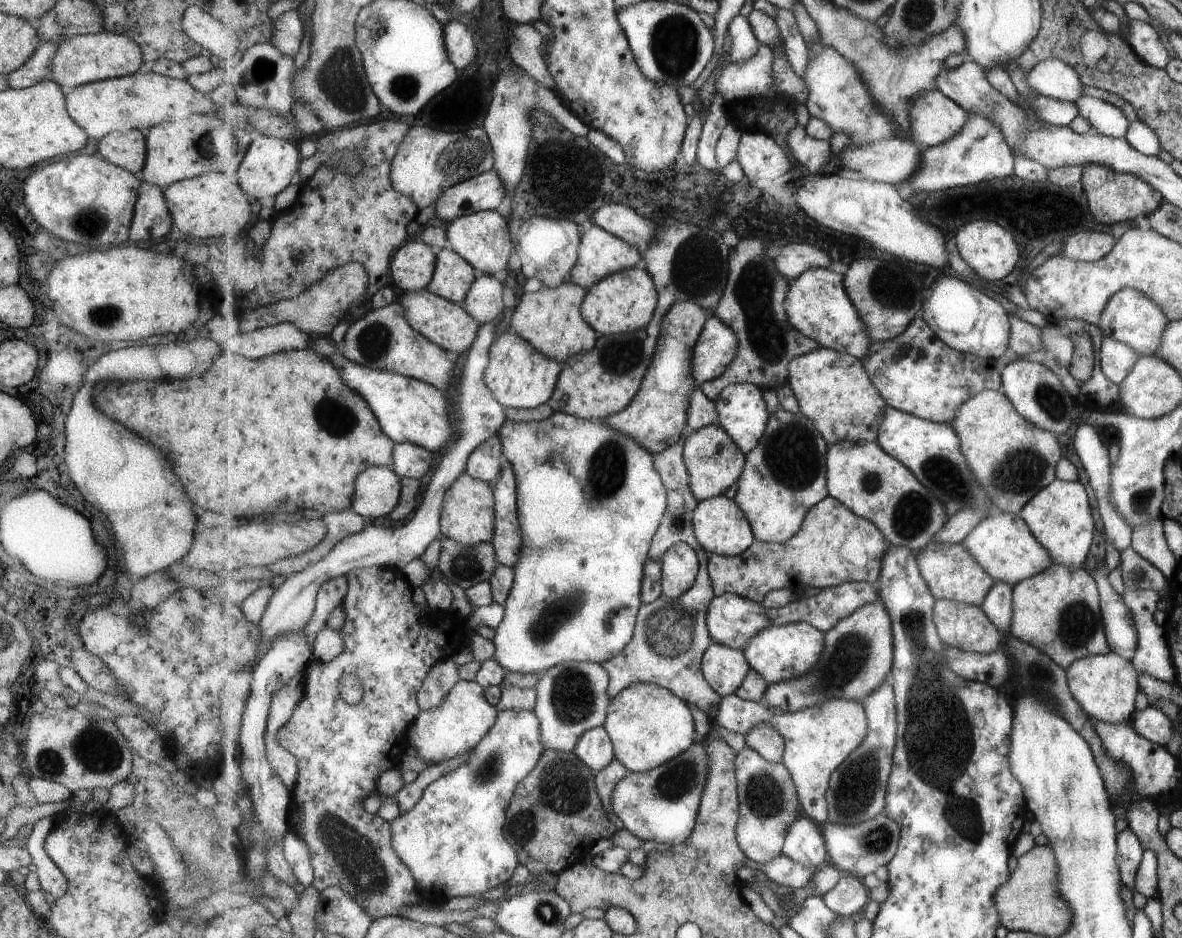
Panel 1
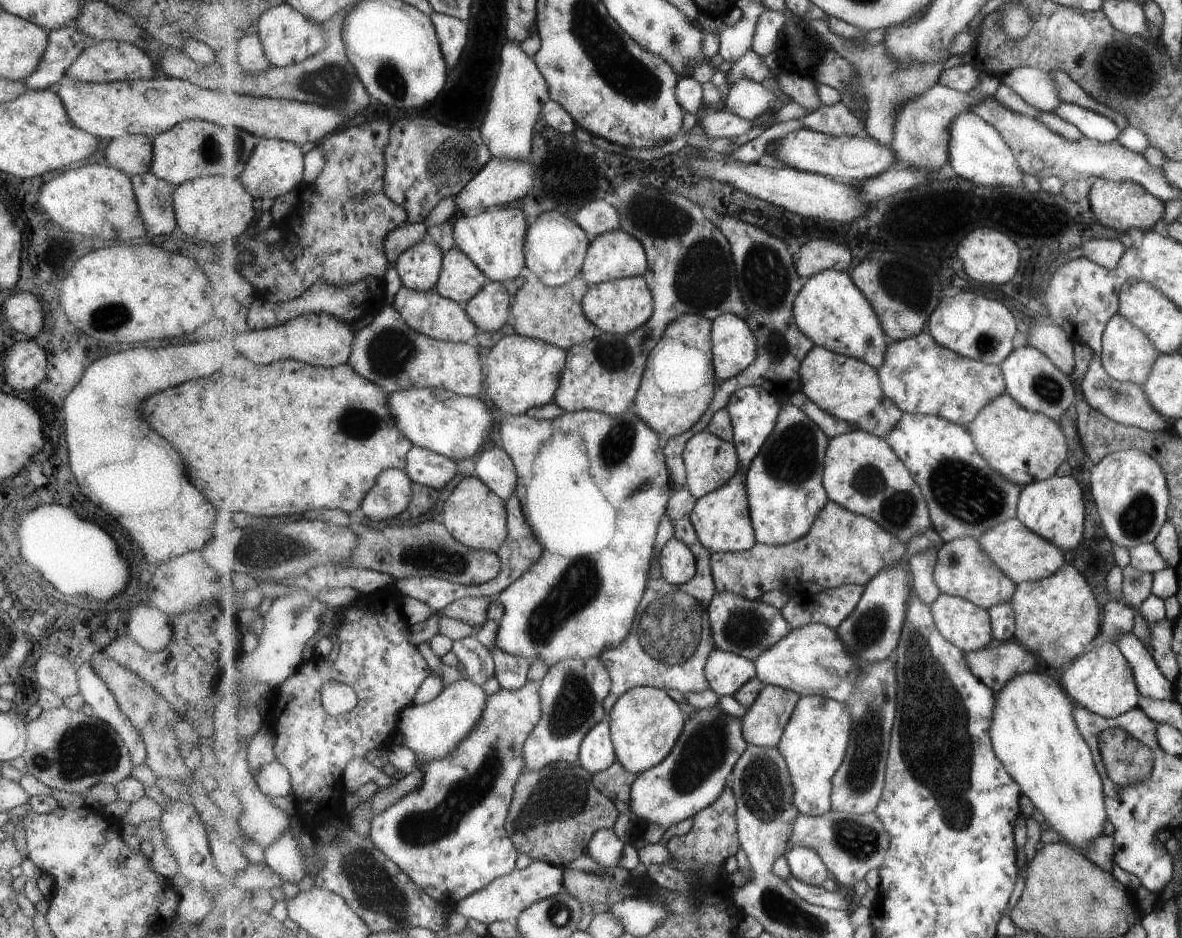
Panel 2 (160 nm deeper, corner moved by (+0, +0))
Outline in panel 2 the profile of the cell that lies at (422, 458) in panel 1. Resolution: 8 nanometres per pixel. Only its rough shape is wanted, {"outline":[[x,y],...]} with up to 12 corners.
{"outline":[[415,447],[405,470],[415,483],[441,490],[457,476],[455,459]]}

